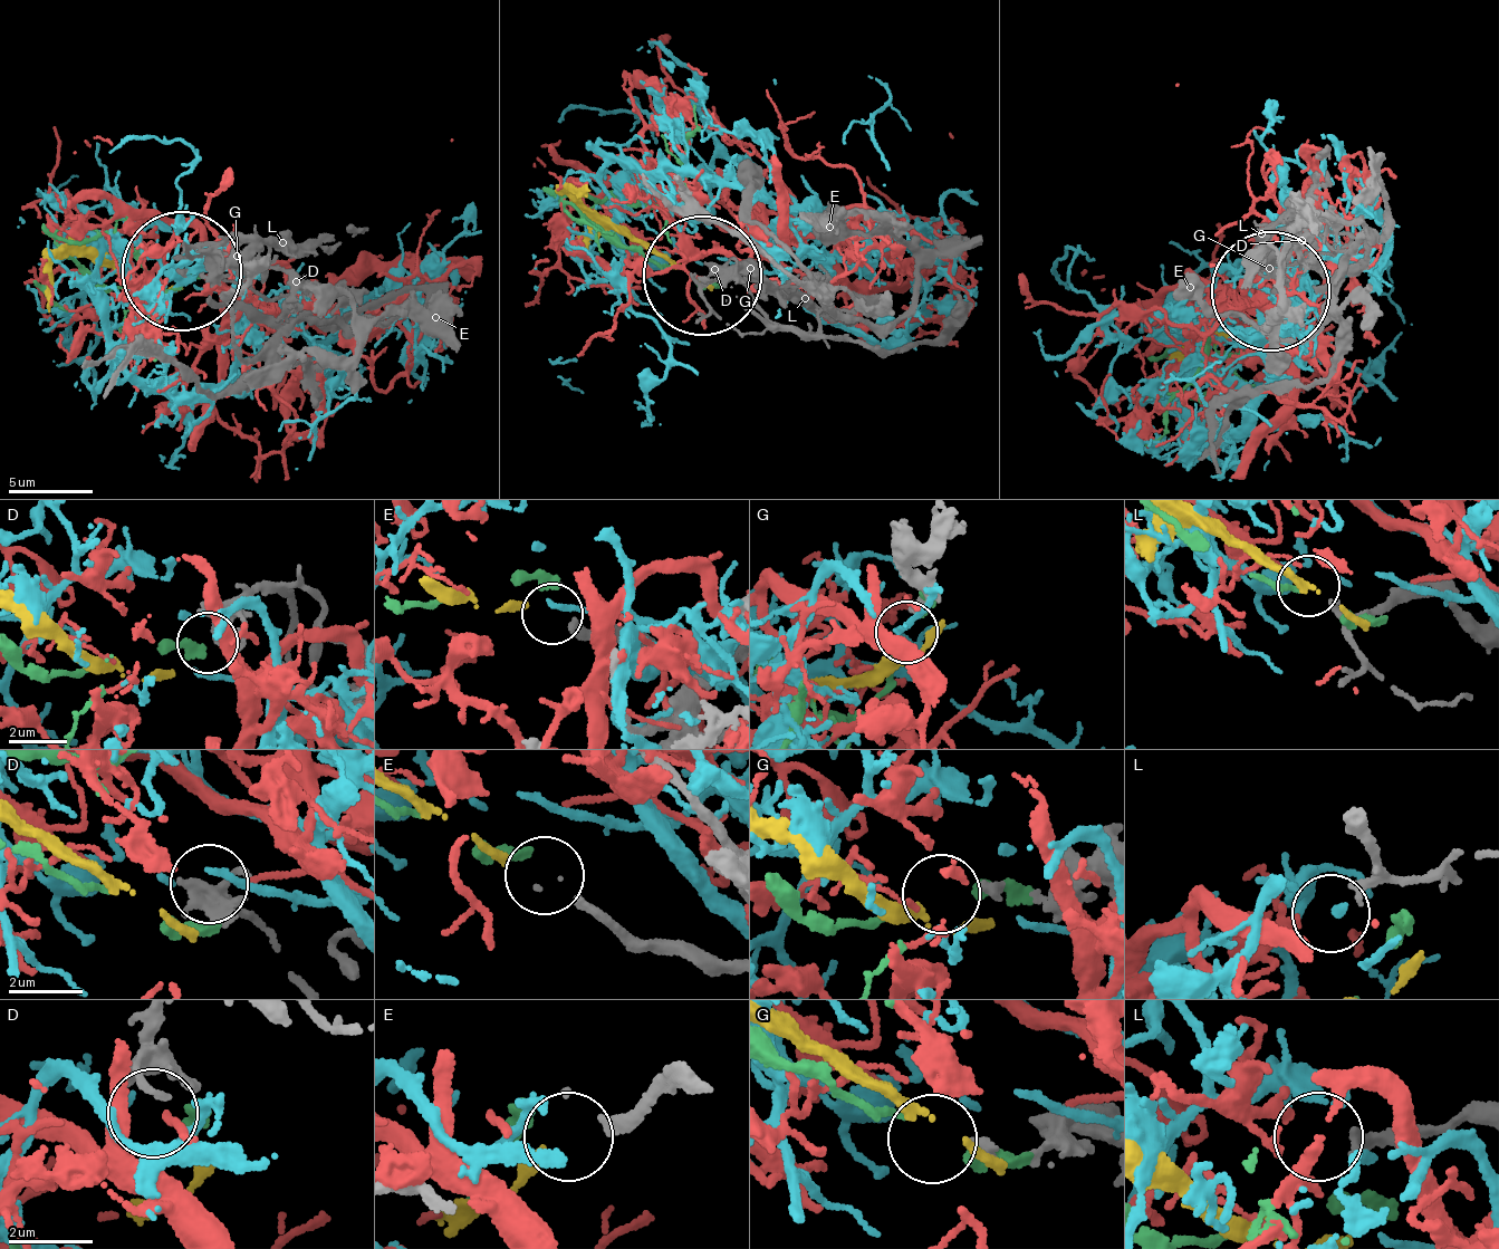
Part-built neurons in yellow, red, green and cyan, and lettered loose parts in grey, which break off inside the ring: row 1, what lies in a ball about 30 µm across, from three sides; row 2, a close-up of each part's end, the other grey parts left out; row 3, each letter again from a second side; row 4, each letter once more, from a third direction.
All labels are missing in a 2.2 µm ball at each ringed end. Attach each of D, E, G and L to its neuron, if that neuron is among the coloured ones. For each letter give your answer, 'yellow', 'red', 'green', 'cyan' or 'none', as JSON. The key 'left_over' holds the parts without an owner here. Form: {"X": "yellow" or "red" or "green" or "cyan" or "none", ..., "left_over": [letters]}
{"D": "cyan", "E": "yellow", "G": "none", "L": "red", "left_over": ["G"]}

